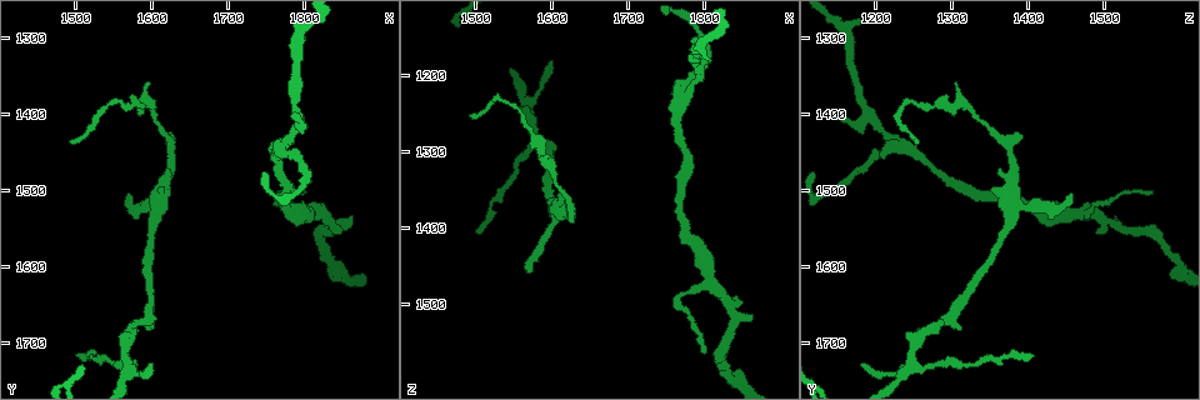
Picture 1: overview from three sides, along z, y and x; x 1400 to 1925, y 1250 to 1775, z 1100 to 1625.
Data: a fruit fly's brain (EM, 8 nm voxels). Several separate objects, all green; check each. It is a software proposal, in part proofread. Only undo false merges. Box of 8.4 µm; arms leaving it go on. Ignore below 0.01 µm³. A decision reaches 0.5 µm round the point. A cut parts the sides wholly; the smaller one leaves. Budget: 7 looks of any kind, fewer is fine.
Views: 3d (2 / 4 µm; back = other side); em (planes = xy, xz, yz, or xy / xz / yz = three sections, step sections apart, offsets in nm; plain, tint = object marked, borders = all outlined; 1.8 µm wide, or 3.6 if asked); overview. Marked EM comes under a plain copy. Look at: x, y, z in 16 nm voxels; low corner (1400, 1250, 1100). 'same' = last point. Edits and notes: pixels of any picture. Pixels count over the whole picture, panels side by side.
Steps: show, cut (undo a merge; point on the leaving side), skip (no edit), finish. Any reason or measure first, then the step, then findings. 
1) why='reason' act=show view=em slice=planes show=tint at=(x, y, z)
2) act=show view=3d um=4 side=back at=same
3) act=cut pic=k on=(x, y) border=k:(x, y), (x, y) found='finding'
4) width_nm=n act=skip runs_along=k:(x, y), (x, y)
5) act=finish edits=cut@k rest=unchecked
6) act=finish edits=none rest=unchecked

why='three-way junction' act=show view=em slice=planes show=tint at=(1565, 1725, 1250)

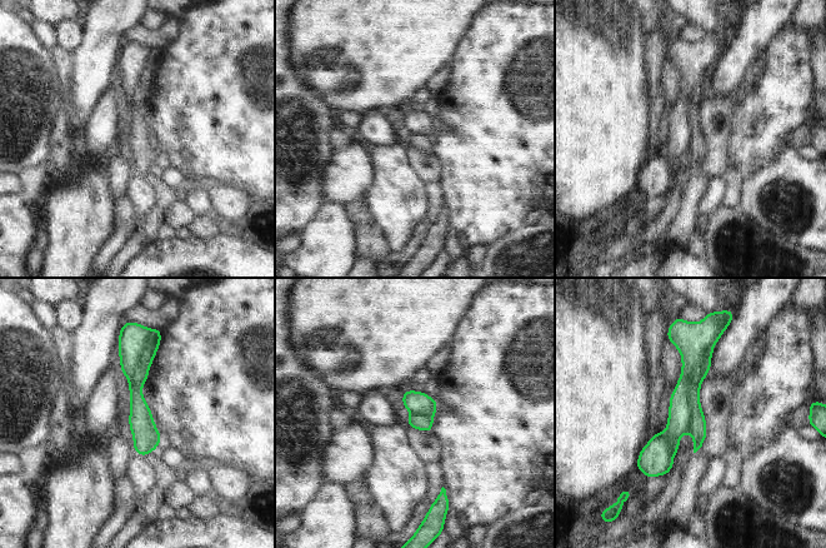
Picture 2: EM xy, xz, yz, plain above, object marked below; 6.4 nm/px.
act=cut pic=2 on=(697, 423) border=2:(712, 345), (687, 387), (689, 428) found='a second neuron is stuck on'

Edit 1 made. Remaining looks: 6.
why='redraw' act=show view=overview

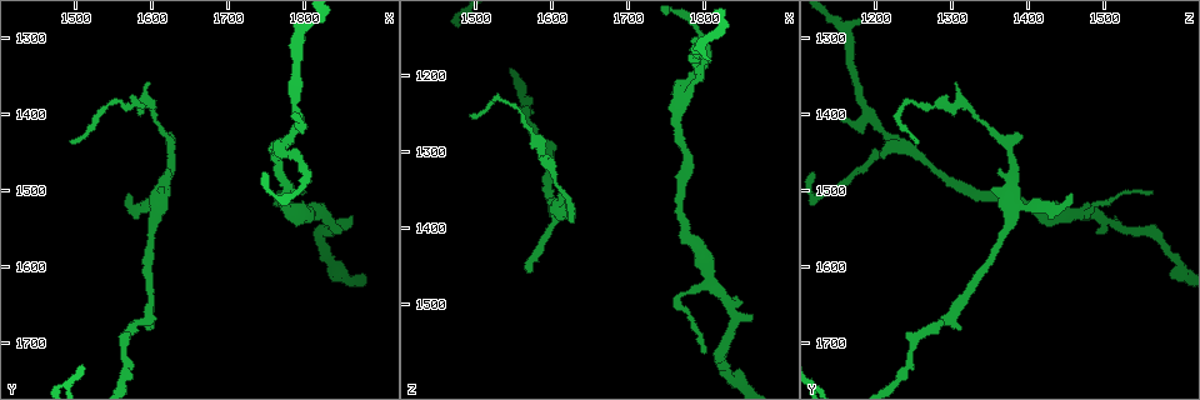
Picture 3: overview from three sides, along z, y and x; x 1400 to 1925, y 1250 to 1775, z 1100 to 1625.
why='arms part here' act=show view=em slice=planes show=tint at=(1770, 1440, 1230)

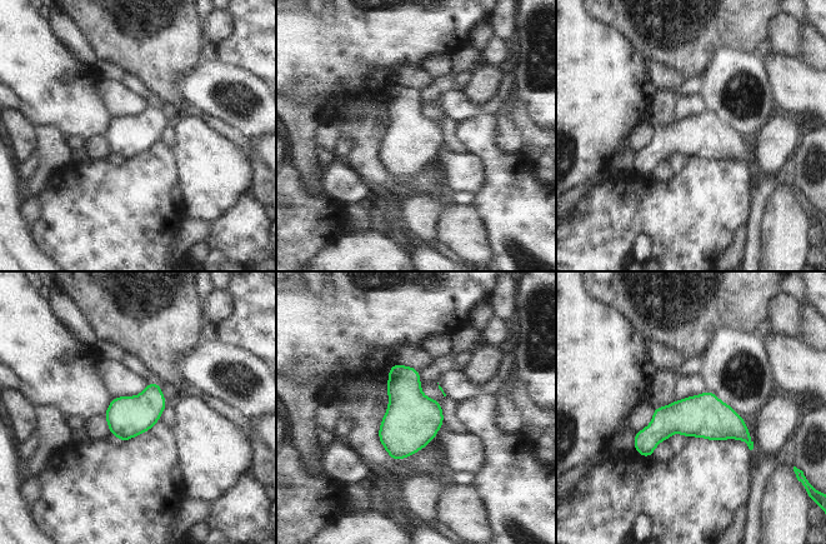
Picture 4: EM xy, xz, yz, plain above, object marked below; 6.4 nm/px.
width_nm=260 act=skip found='one neuron here'

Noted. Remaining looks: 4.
why='thin arm on a thick one' act=show view=3d um=2 at=(1810, 1530, 1475)

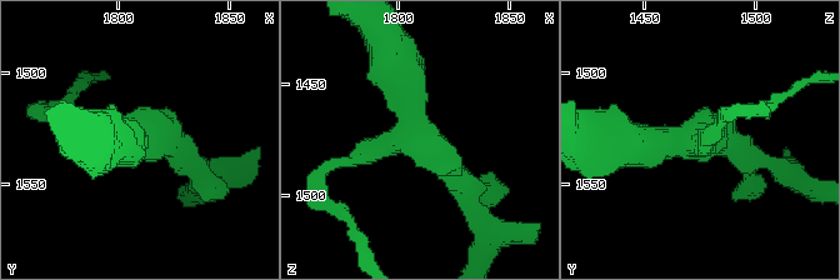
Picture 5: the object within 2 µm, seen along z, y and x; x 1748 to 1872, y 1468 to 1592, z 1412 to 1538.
arms=3 act=show view=em slice=planes show=borders at=(1806, 1531, 1471)

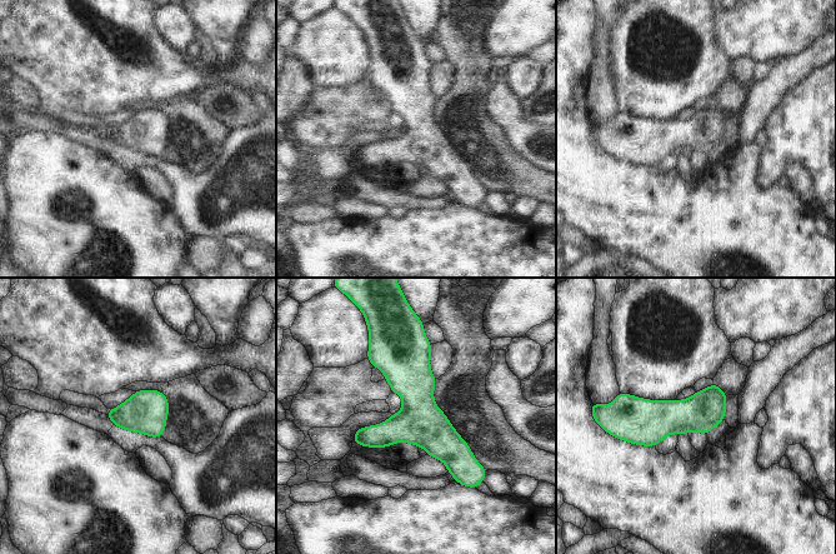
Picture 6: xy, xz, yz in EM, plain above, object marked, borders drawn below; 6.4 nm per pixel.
width_nm=240 act=skip runs_along=6:(410, 343), (419, 417), (459, 479) found='one neuron here'

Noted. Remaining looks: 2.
act=finish edits=cut@2 rest=unchecked

